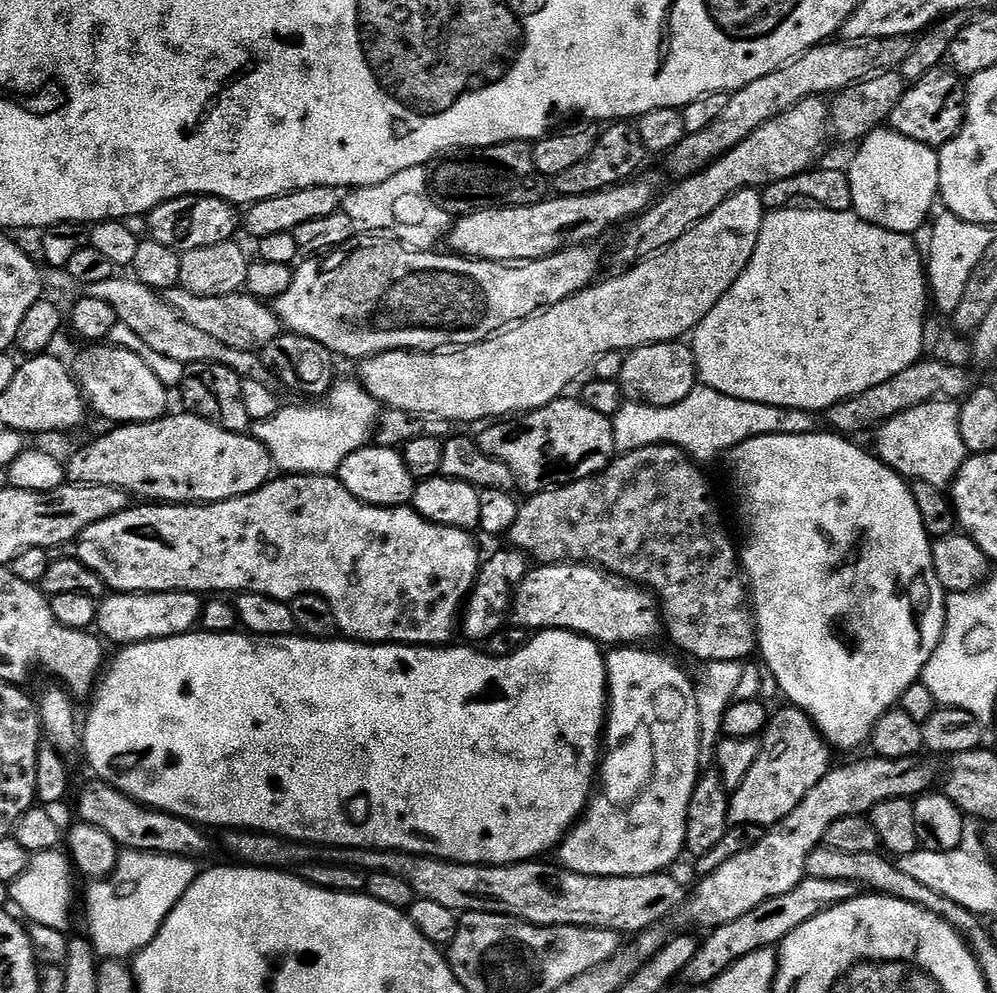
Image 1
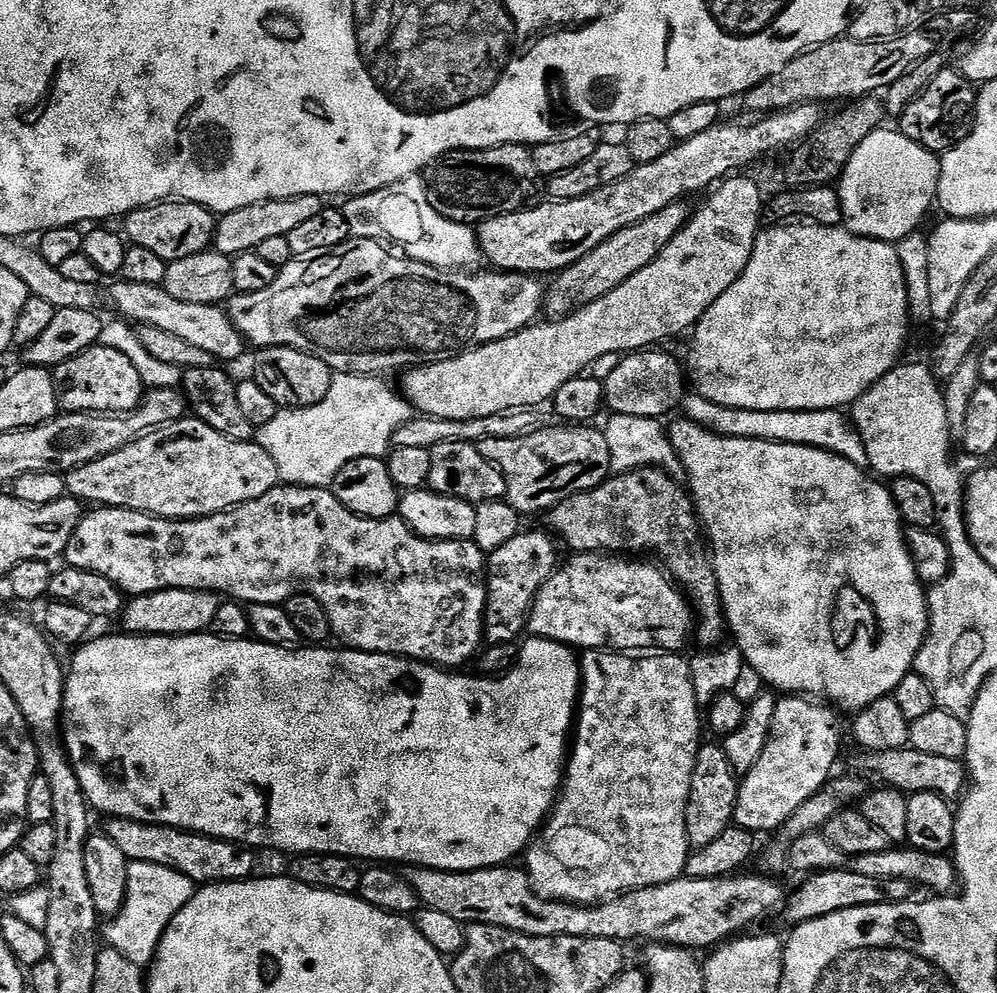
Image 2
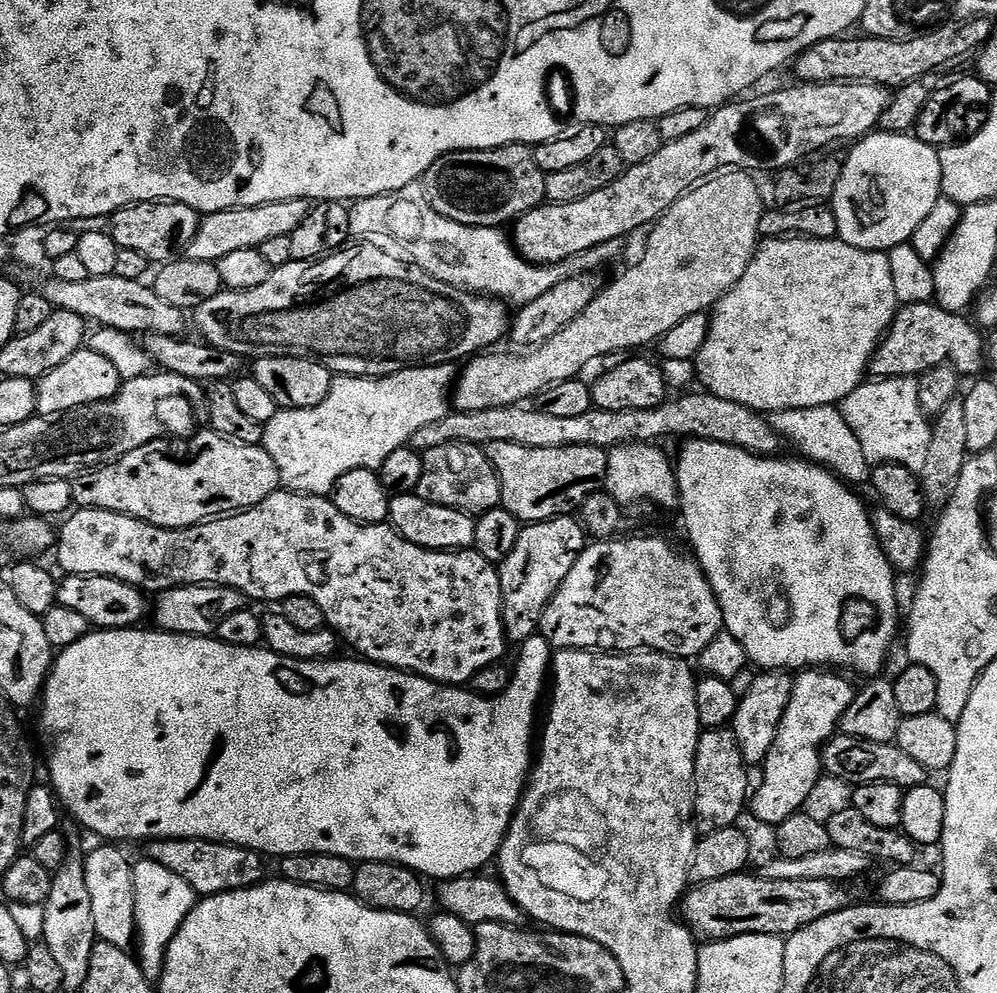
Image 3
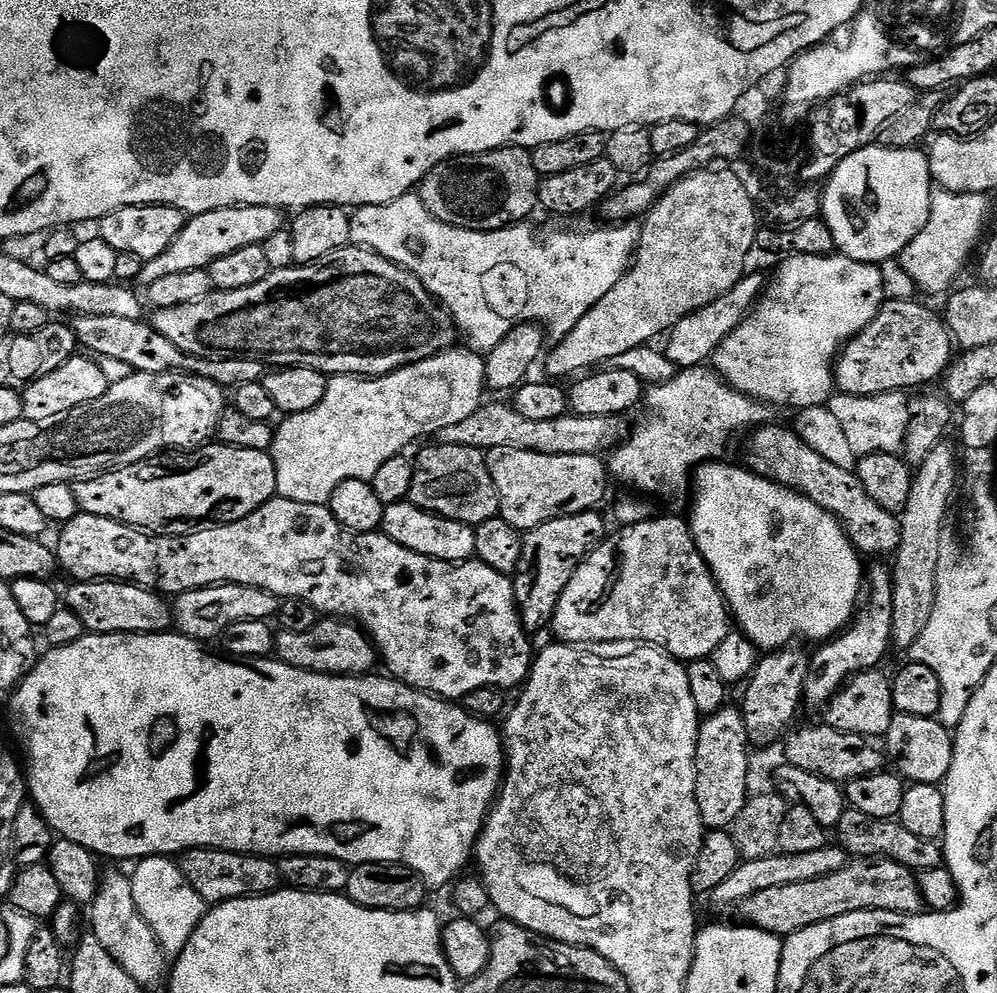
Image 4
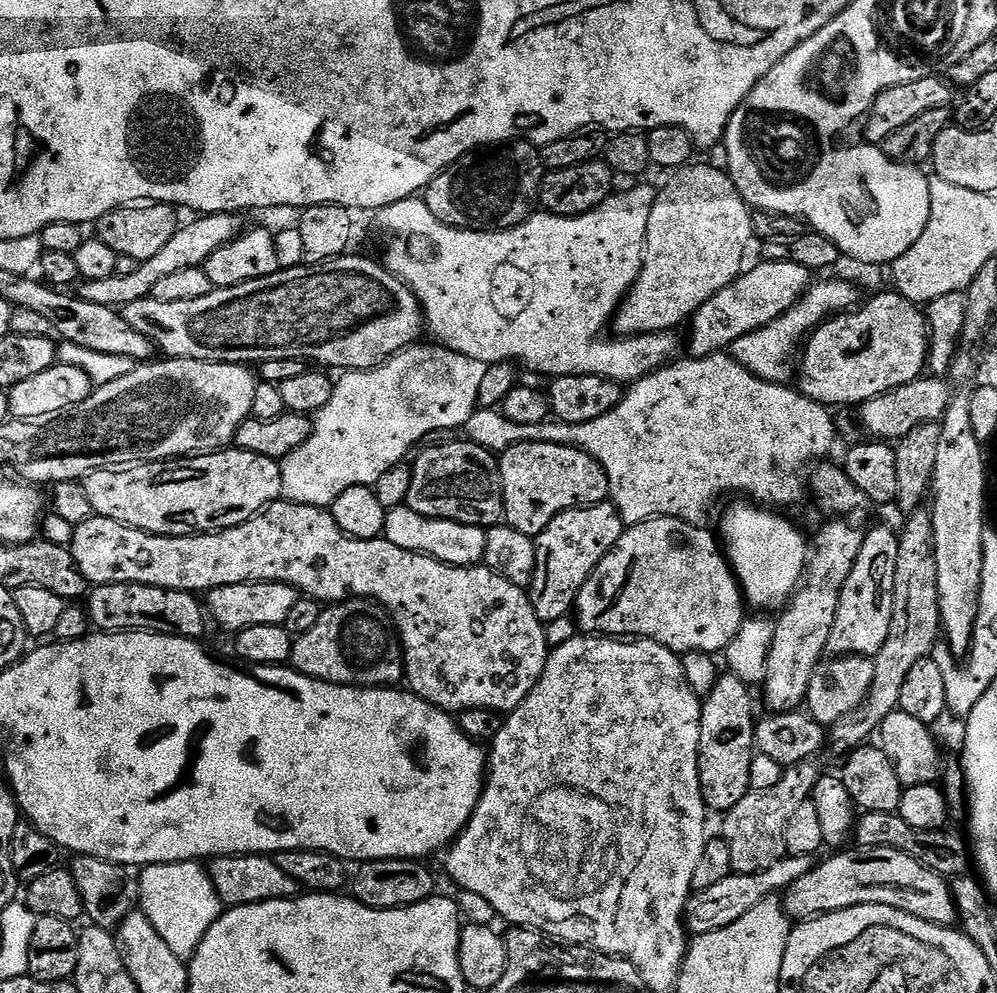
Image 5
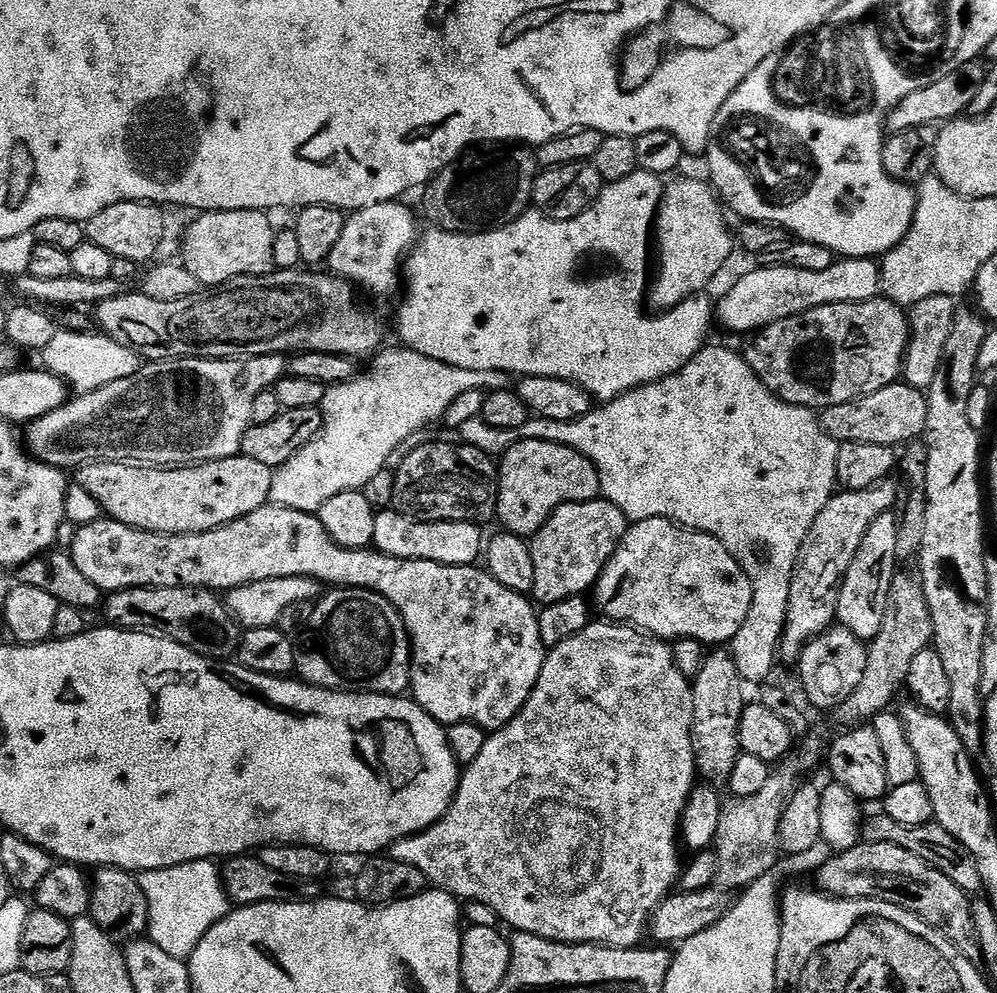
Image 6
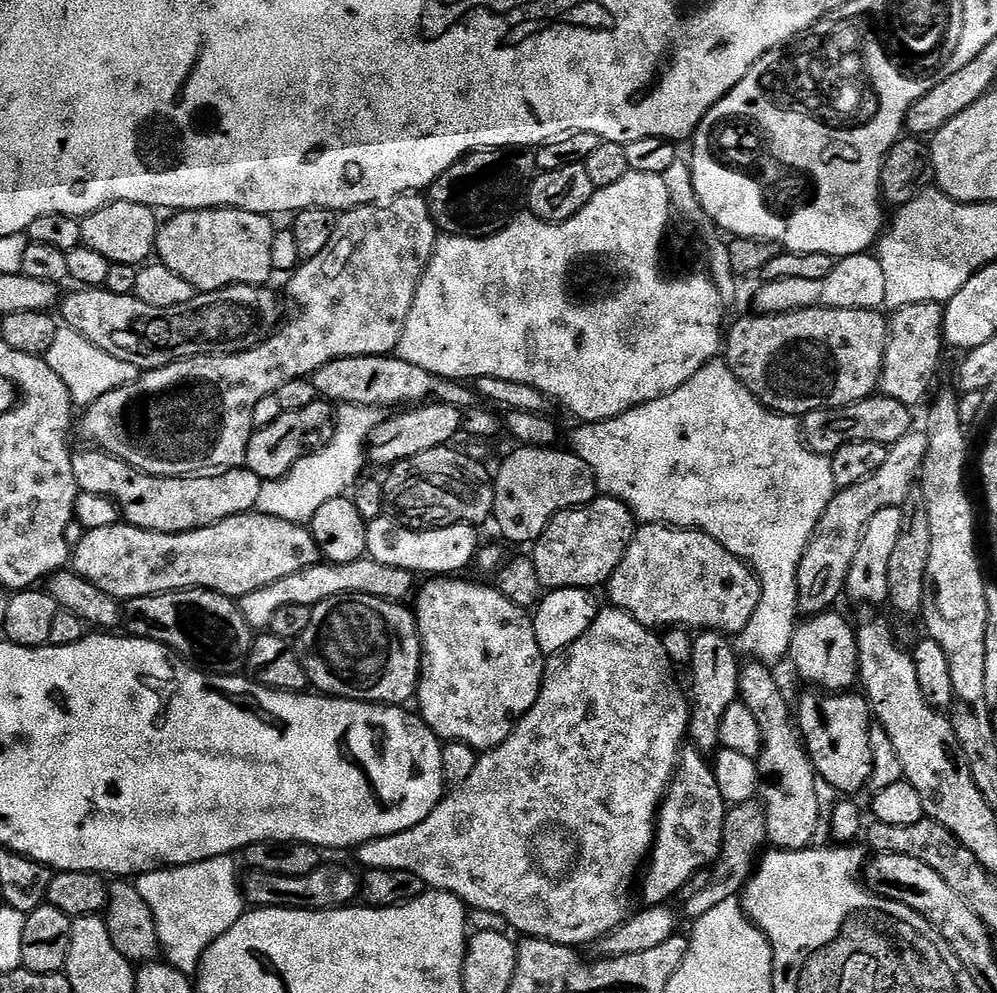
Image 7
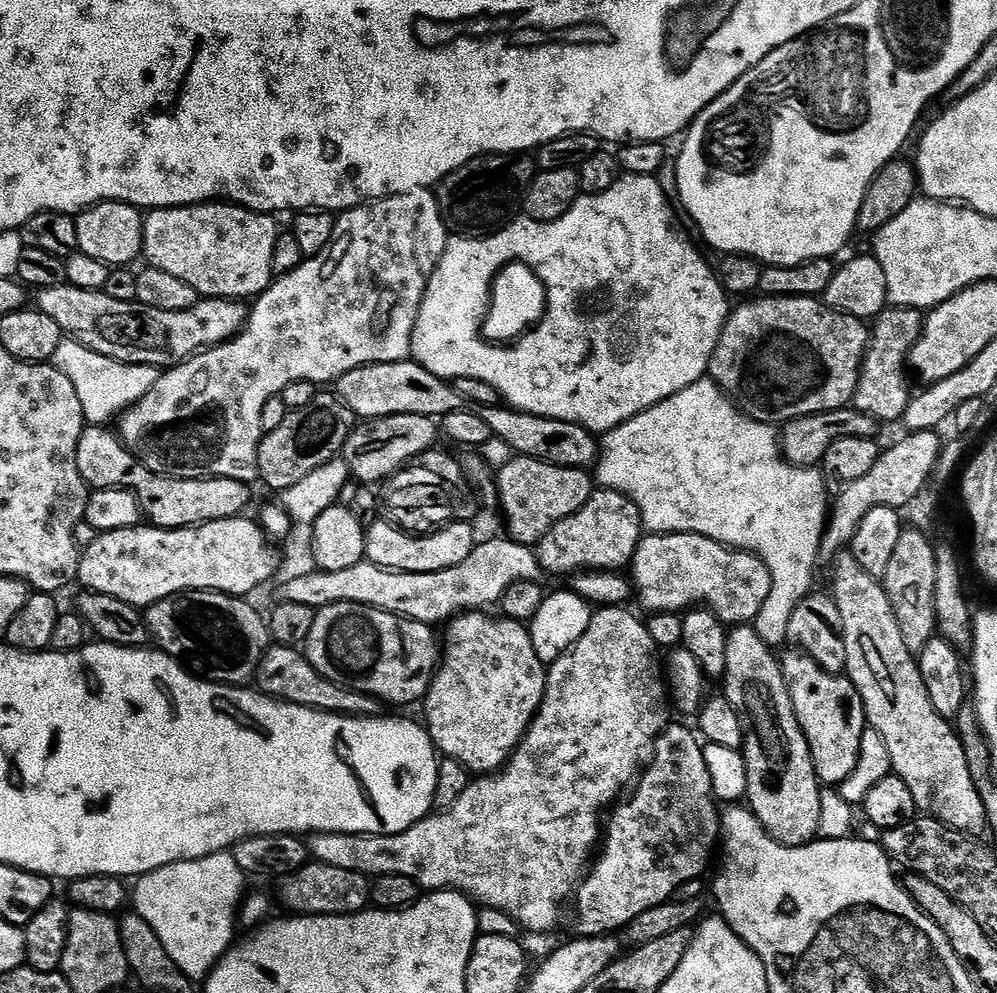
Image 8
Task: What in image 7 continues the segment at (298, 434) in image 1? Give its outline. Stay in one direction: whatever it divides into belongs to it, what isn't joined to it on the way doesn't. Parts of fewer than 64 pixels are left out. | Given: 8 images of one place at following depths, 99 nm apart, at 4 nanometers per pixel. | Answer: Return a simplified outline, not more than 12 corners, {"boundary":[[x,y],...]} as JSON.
{"boundary":[[346,404],[336,433],[282,478],[265,480],[255,511],[311,522],[348,496],[382,419]]}

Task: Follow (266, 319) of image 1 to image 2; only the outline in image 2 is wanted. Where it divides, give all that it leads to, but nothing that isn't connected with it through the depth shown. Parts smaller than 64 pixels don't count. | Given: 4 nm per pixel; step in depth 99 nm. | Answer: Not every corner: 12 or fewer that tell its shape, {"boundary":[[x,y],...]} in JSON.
{"boundary":[[116,282],[112,304],[136,326],[174,334],[217,361],[246,341],[227,311],[178,302],[161,285]]}

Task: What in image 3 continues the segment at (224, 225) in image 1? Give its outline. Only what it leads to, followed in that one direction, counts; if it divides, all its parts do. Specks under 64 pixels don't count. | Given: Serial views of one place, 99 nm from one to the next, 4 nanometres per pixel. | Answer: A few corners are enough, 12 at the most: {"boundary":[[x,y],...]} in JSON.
{"boundary":[[172,200],[112,213],[120,249],[149,262],[187,253],[201,213]]}

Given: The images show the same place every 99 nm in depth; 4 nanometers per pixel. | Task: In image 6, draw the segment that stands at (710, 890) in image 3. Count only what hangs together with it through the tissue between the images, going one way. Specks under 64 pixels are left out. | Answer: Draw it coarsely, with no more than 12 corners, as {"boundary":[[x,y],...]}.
{"boundary":[[859,842],[814,874],[837,900],[881,900],[981,959],[972,900],[893,844]]}

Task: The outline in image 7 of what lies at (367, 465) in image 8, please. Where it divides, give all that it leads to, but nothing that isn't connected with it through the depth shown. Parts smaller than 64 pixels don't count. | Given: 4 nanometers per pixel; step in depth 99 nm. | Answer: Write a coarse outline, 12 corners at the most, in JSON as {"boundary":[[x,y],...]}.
{"boundary":[[424,402],[381,419],[369,461],[395,466],[461,435],[464,412]]}

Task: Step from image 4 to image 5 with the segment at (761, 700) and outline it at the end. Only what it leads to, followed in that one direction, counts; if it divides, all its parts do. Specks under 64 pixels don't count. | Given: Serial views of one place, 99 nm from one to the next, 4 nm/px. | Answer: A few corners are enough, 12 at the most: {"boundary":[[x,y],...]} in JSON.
{"boundary":[[820,528],[775,621],[769,713],[807,701],[865,529]]}

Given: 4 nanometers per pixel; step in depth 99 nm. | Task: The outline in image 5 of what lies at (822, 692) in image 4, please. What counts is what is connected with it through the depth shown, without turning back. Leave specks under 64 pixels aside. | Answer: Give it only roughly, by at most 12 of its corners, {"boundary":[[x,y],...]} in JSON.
{"boundary":[[869,527],[829,657],[874,658],[894,618],[897,529]]}

